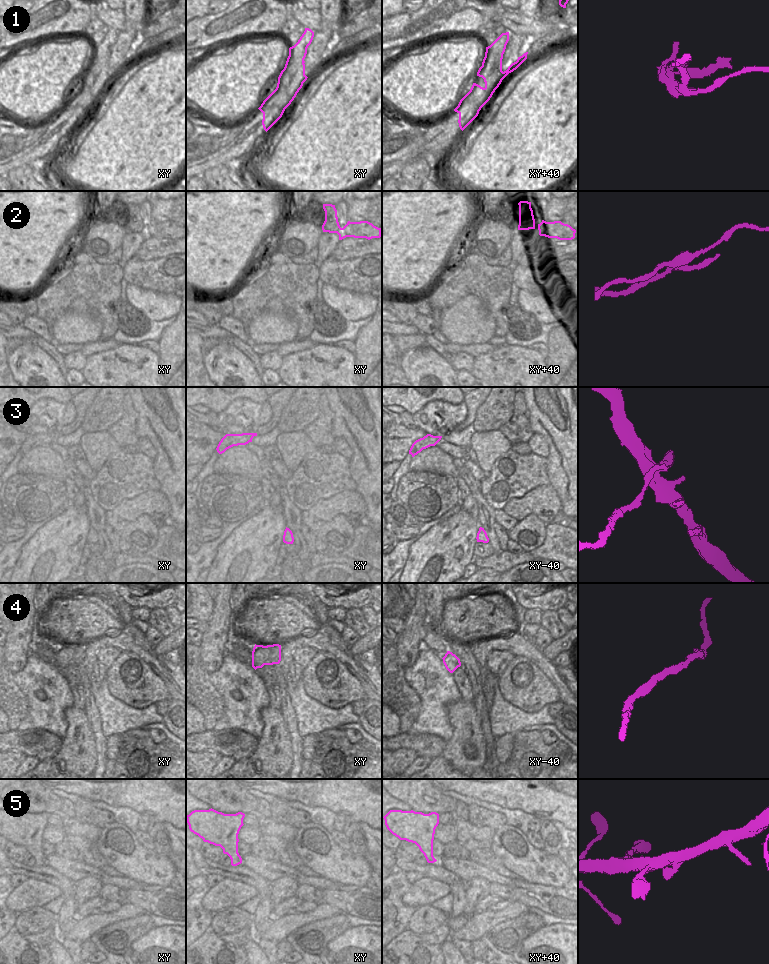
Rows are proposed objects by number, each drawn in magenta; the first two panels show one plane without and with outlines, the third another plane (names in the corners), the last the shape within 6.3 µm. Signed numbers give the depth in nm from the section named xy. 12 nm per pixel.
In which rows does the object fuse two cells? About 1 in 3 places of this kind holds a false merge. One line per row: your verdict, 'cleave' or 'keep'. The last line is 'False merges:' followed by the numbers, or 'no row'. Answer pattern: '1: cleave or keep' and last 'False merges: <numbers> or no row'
1: cleave
2: cleave
3: cleave
4: keep
5: keep
False merges: 1, 2, 3

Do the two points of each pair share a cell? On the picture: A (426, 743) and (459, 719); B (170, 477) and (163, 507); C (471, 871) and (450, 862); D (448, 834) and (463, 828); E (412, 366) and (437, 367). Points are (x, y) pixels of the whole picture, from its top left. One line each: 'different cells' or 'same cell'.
A: different cells
B: different cells
C: same cell
D: different cells
E: same cell

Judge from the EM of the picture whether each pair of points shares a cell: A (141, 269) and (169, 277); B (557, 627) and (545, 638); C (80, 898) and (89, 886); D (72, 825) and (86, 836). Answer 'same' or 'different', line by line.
A: same
B: different
C: same
D: same

